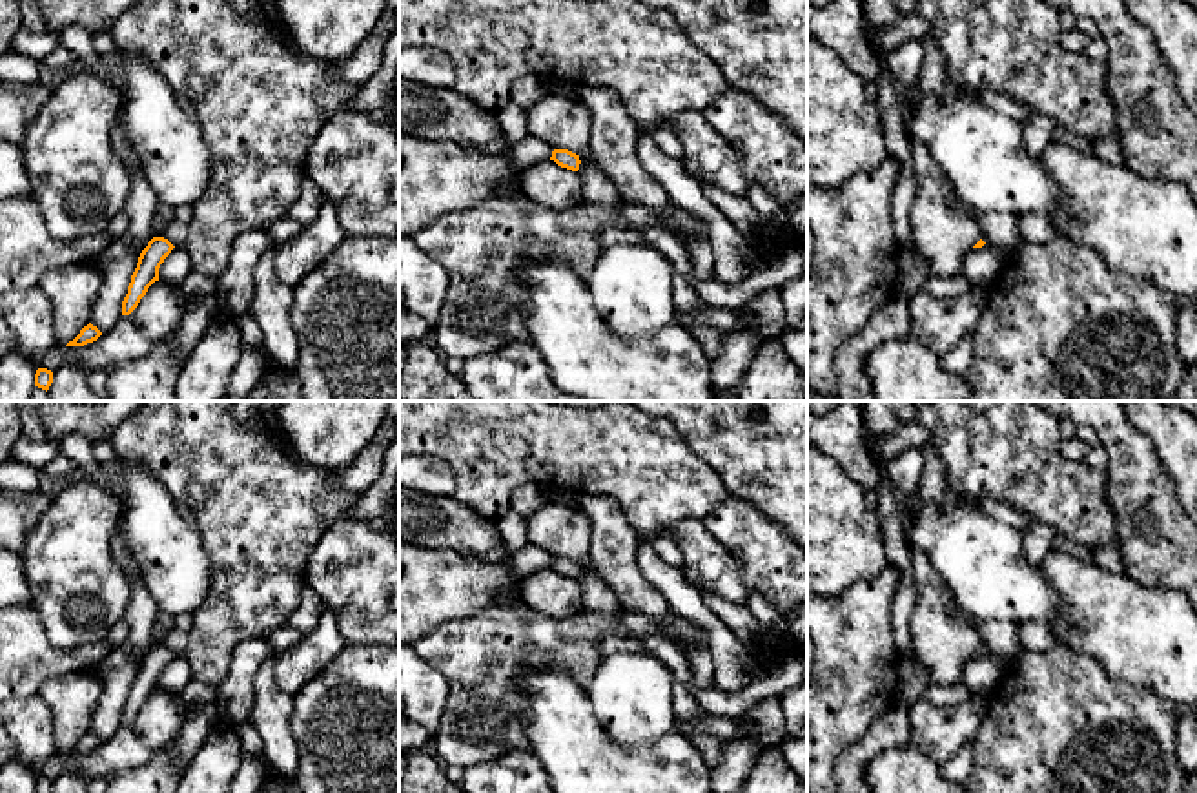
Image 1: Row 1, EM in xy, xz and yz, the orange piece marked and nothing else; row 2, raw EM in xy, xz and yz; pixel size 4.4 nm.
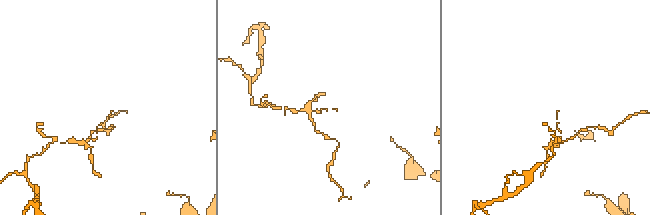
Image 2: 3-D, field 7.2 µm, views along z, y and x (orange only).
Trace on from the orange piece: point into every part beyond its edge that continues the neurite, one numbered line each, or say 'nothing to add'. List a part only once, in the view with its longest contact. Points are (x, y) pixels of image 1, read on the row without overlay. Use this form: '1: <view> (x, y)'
nothing to add

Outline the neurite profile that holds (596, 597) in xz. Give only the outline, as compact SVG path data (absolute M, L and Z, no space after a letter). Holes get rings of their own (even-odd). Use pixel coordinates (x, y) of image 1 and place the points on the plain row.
M592 561L579 563L579 587L583 594L583 609L590 613L601 613L607 616L619 616L623 607L618 596L601 582L596 574Z

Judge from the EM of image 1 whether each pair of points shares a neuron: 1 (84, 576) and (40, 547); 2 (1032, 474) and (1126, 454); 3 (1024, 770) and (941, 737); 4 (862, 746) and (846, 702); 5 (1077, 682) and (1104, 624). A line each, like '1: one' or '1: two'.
1: one
2: two
3: two
4: two
5: two

